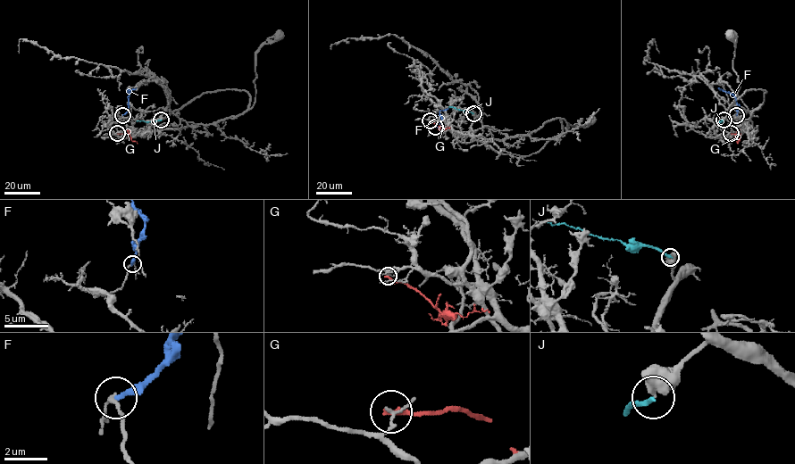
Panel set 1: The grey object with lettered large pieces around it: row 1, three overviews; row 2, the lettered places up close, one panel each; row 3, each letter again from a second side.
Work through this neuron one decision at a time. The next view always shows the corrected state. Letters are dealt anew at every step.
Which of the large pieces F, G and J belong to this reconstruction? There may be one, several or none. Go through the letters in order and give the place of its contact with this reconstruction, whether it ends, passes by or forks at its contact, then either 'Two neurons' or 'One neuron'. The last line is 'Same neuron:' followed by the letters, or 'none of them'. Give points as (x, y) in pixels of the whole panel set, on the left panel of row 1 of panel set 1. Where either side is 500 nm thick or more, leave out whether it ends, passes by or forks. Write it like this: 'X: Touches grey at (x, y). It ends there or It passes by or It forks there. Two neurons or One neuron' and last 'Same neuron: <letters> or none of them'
F: Touches grey at (122, 115). It ends there. Two neurons
G: Touches grey at (117, 133). It ends there. Two neurons
J: Touches grey at (161, 120). It ends there. Two neurons
Same neuron: none of them

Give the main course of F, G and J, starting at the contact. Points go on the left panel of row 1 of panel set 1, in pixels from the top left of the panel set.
F: (122, 114), (129, 106), (129, 92), (127, 90), (136, 88)
G: (117, 133), (129, 135), (138, 143)
J: (161, 120), (137, 121)

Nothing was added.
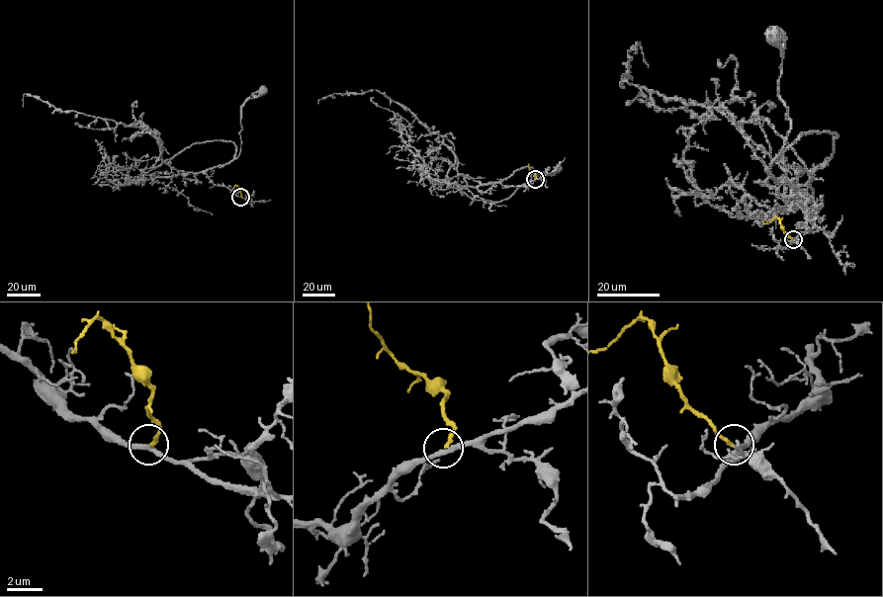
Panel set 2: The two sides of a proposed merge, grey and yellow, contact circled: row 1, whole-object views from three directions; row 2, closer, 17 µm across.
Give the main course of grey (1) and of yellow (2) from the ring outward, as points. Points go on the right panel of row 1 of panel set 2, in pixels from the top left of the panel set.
1: (793, 239), (807, 228), (805, 199), (770, 173), (790, 127), (788, 108), (778, 93), (782, 48), (774, 37)
2: (793, 239), (777, 216), (762, 223)

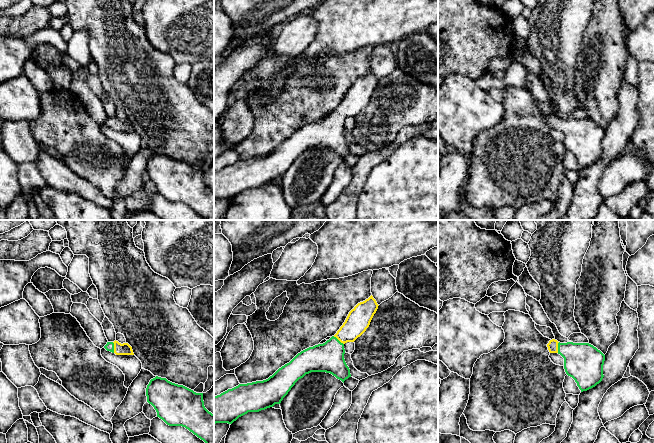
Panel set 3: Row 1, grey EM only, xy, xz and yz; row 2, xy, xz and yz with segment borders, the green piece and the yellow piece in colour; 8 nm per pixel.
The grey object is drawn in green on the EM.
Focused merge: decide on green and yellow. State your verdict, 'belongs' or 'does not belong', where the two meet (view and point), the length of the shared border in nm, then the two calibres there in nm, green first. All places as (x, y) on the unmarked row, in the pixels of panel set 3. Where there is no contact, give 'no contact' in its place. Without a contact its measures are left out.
belongs; meets green in xy at (113, 123); contact 90 nm long; 70 nm thick on the green side, 100 nm on the other

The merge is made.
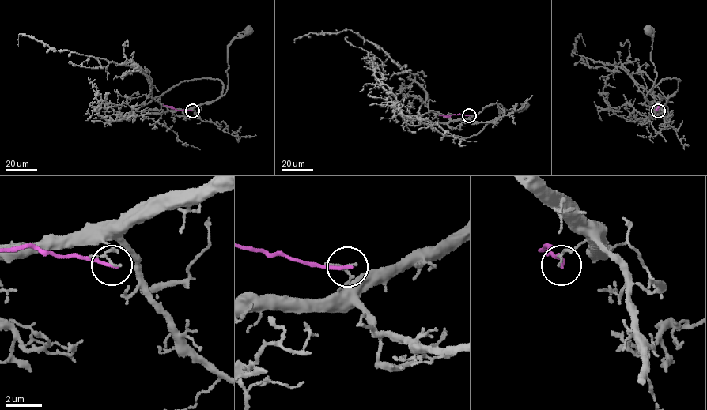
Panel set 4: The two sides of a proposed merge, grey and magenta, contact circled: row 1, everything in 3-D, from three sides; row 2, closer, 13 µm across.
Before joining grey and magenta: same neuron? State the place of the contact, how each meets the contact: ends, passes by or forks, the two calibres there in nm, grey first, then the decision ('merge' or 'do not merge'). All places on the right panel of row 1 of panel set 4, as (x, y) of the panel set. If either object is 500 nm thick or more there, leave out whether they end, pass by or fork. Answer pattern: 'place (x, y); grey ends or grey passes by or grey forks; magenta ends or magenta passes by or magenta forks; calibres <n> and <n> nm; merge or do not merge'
place (658, 110); grey passes by; magenta ends; calibres 110 and 200 nm; do not merge

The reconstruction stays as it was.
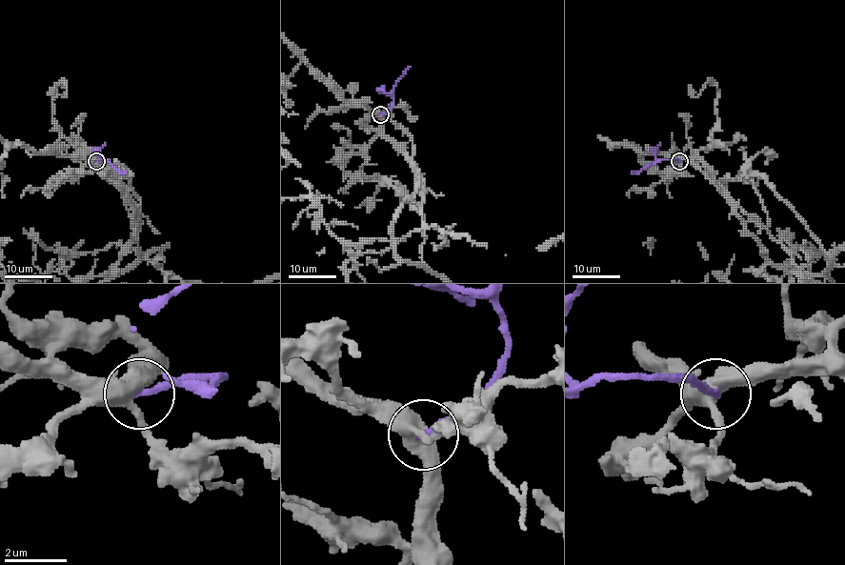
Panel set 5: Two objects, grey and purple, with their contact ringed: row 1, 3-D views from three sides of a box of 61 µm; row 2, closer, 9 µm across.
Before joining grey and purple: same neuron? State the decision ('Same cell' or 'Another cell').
Another cell

